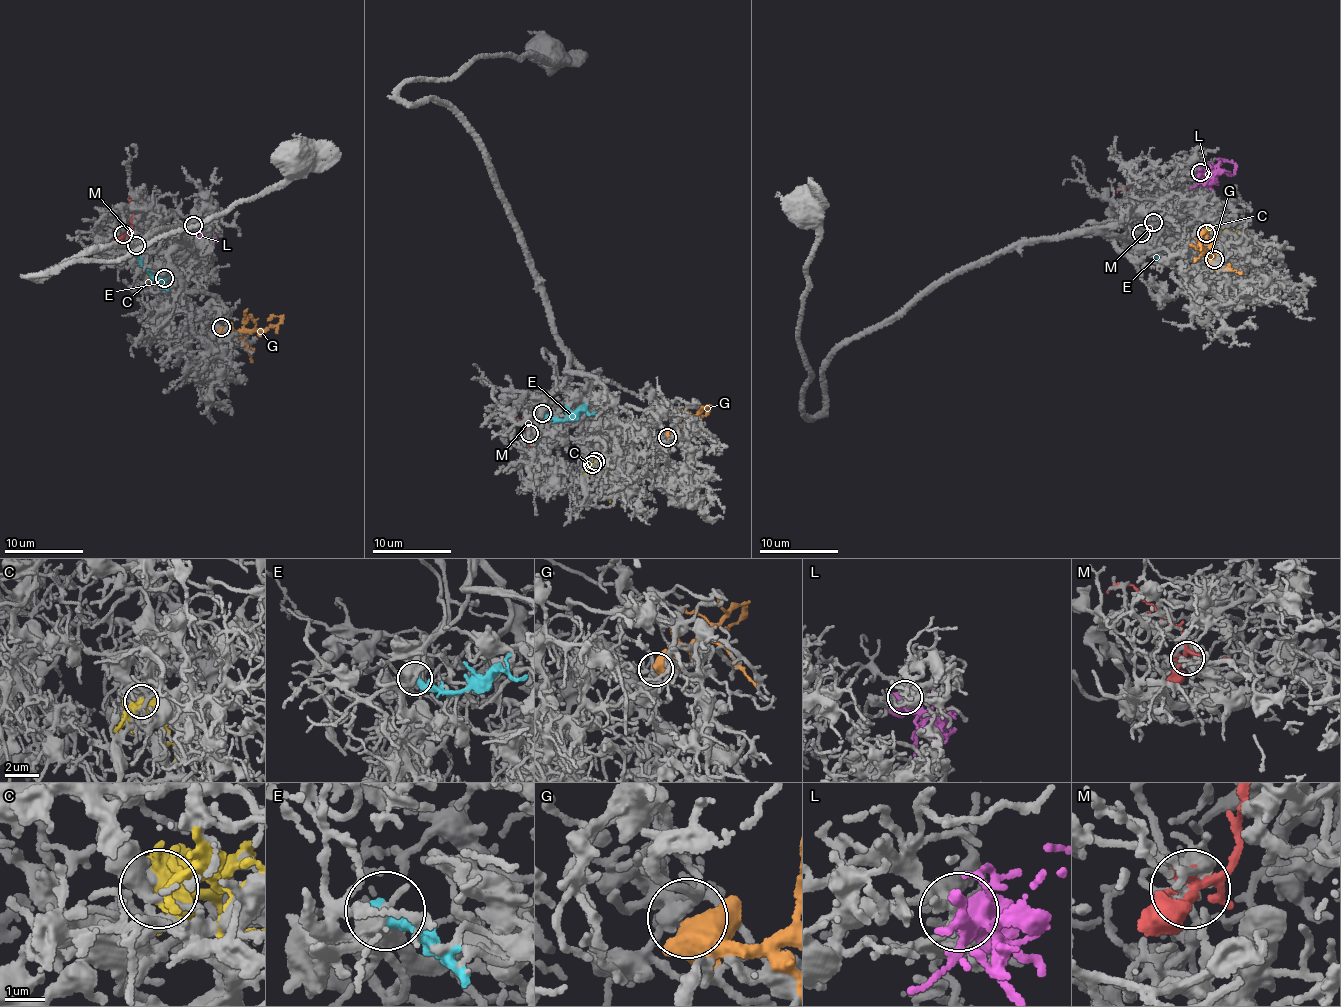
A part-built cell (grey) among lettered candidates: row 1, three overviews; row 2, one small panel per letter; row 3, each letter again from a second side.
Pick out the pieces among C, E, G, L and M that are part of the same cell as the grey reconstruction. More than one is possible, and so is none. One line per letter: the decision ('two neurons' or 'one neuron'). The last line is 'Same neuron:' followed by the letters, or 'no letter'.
C: two neurons
E: two neurons
G: two neurons
L: one neuron
M: two neurons
Same neuron: L

